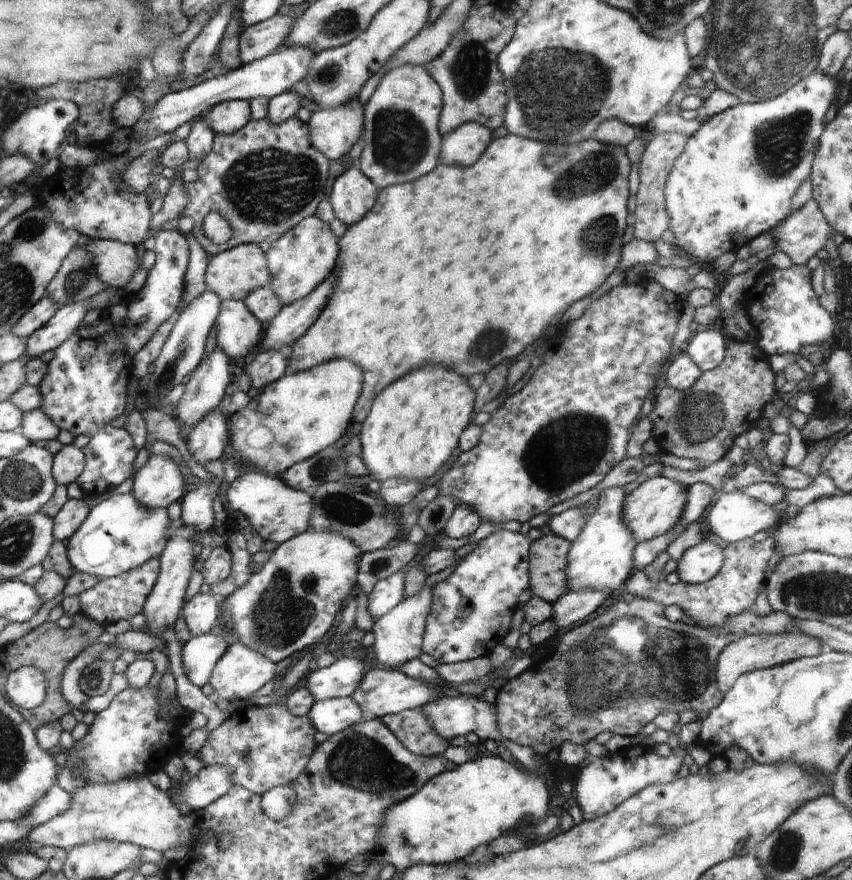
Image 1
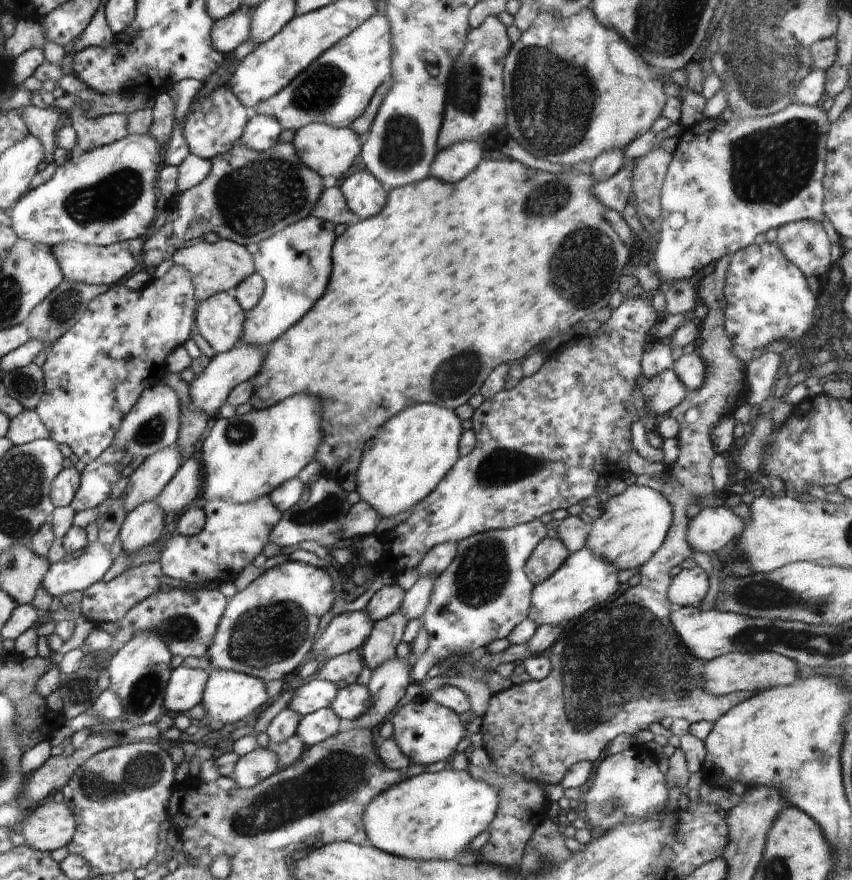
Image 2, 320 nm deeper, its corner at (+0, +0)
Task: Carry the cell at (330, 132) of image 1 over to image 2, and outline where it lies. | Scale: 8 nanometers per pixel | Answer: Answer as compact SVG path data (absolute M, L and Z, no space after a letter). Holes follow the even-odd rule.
M310 123L299 128L292 141L303 164L330 182L337 181L352 166L354 158L360 154L362 143L363 139L350 127L334 128L326 123Z

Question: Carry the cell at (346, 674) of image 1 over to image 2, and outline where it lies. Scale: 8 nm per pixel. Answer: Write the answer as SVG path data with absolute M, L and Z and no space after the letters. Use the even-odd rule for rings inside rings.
M310 679L294 691L287 706L303 717L311 712L328 708L338 691L337 686L329 680Z

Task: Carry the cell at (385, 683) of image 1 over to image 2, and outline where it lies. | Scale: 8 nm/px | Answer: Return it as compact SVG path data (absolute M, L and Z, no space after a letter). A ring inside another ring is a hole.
M356 682L339 689L336 698L329 707L339 719L354 720L367 712L369 698L370 693L367 685Z

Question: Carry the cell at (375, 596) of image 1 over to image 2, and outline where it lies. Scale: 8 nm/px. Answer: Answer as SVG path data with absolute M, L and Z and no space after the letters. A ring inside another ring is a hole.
M348 611L335 616L313 646L316 660L324 663L338 655L359 650L373 627L368 613Z

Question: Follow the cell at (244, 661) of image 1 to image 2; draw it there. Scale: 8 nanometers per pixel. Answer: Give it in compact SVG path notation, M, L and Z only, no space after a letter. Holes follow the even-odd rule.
M212 669L210 670L210 678L207 680L206 690L203 692L204 724L210 732L222 730L224 726L236 724L242 718L246 718L256 708L266 704L268 698L263 680L244 673Z

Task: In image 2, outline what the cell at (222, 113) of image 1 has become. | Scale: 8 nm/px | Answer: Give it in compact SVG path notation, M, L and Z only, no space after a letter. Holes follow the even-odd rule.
M218 85L210 94L200 97L185 116L182 125L189 152L208 160L226 155L239 142L250 115L227 85Z

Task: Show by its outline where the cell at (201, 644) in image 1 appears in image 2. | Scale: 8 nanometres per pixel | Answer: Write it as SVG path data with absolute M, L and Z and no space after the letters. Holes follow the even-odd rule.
M183 665L175 668L164 695L164 712L177 716L202 703L208 678L210 673L206 670Z

